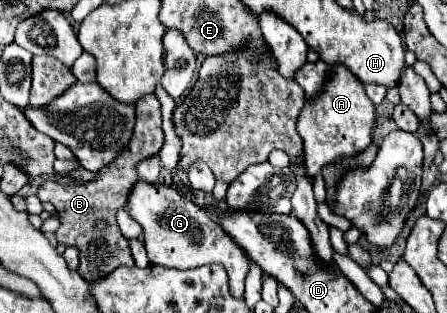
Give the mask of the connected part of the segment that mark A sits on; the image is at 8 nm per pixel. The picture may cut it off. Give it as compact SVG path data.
M330 68L330 80L318 96L308 98L298 114L298 134L304 142L304 164L306 172L316 176L322 166L330 164L340 156L354 156L372 142L372 128L376 124L376 108L364 92L364 84L346 68Z

